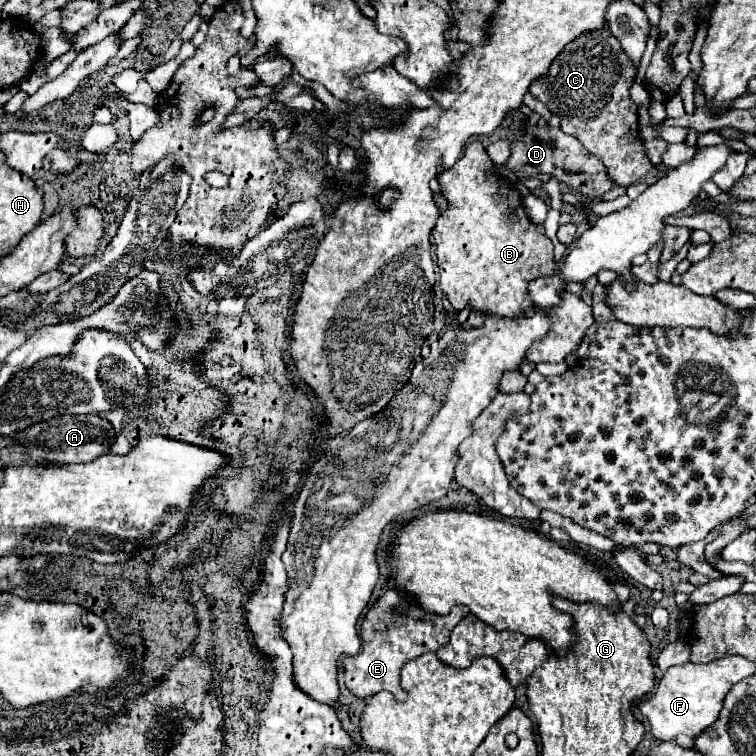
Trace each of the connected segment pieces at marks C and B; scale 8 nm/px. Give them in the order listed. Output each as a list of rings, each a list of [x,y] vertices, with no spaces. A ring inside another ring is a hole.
[[[604,27],[602,31],[590,31],[574,39],[574,43],[568,43],[550,65],[546,77],[530,87],[534,99],[542,101],[552,113],[558,113],[562,131],[574,135],[606,165],[616,185],[624,187],[654,171],[644,141],[640,139],[638,107],[628,93],[634,75],[636,67],[626,59],[618,39],[614,39],[608,27]]]
[[[479,140],[469,143],[465,155],[450,169],[440,169],[442,195],[450,201],[448,211],[442,211],[434,225],[436,259],[440,267],[440,289],[448,295],[456,311],[470,303],[486,315],[520,315],[526,307],[526,287],[536,275],[550,275],[554,269],[554,245],[546,237],[542,225],[534,225],[524,213],[522,197],[514,185],[496,181],[494,163]]]

